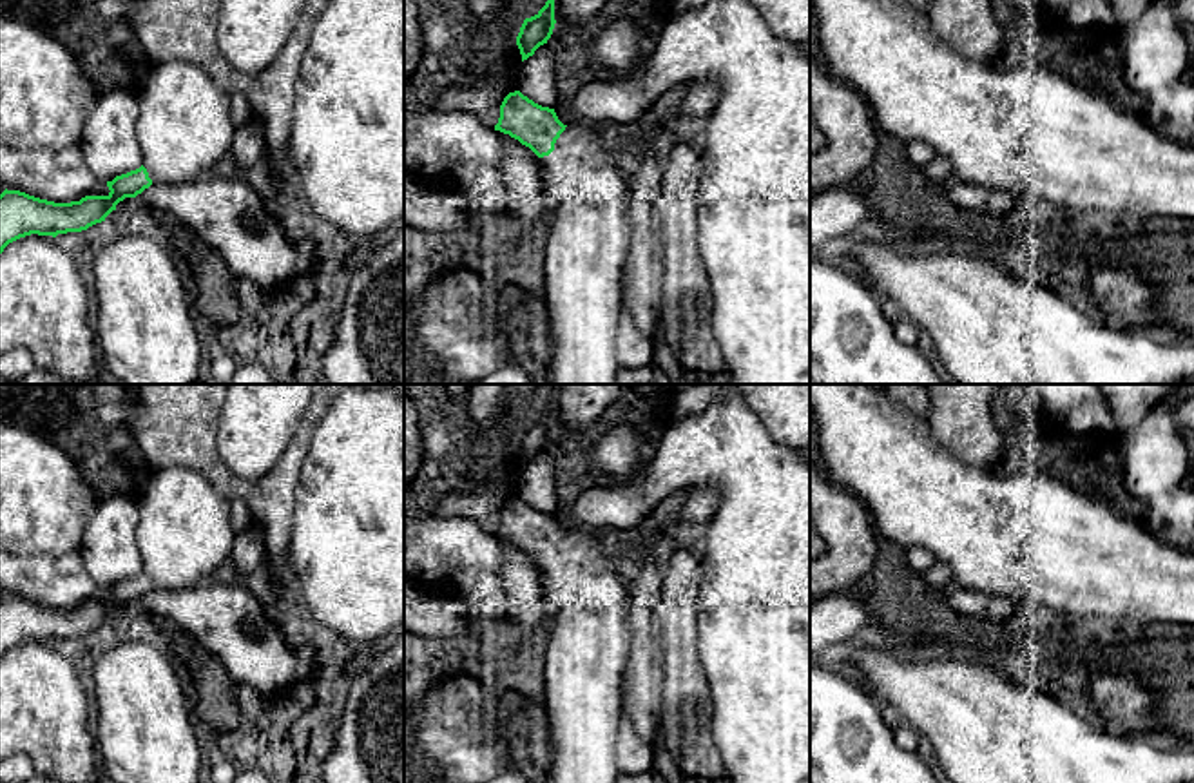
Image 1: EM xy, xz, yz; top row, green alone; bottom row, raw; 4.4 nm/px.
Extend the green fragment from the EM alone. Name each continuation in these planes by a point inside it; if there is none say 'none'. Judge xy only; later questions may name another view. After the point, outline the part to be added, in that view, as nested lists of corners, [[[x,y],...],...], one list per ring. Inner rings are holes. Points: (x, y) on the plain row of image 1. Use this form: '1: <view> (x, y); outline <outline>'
1: xy (183, 533); outline [[[192,468],[156,469],[138,500],[136,544],[152,589],[183,589],[219,576],[236,540],[230,500]]]

